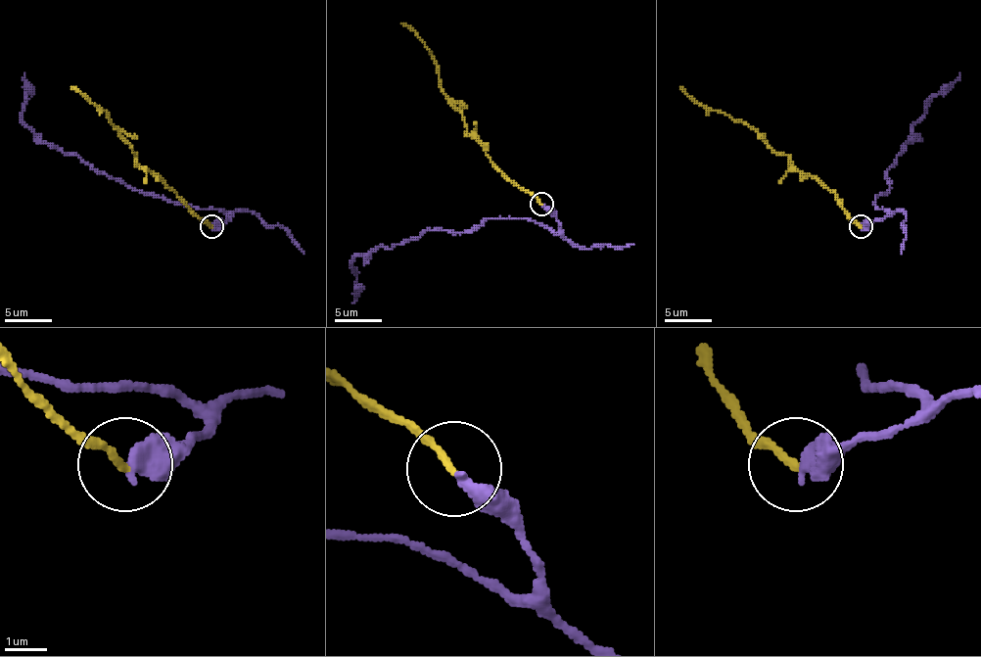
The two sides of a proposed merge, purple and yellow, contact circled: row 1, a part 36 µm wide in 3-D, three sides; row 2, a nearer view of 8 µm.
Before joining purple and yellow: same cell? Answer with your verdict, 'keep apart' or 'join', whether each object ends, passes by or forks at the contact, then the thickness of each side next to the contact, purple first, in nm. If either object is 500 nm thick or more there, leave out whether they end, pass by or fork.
keep apart; purple ends; yellow ends; calibres 460 and 170 nm

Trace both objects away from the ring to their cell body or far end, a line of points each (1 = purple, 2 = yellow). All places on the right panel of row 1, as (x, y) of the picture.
1: (861, 225), (889, 213), (875, 207), (875, 197), (889, 188), (887, 171), (906, 148), (924, 106), (959, 72)
2: (861, 225), (849, 218), (842, 202), (817, 178), (803, 173), (791, 160), (746, 124), (709, 111), (680, 87)

